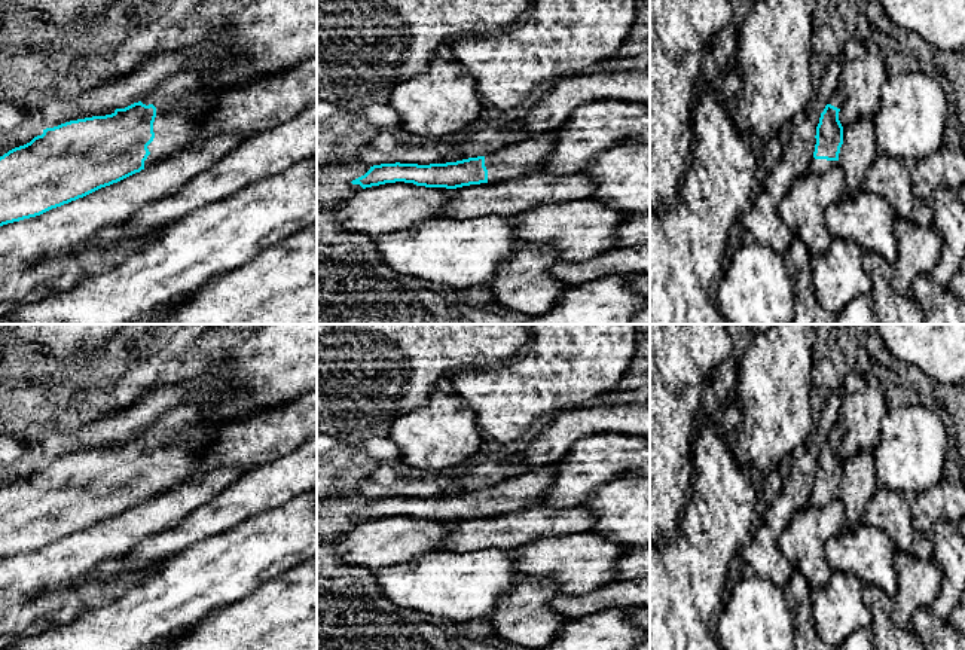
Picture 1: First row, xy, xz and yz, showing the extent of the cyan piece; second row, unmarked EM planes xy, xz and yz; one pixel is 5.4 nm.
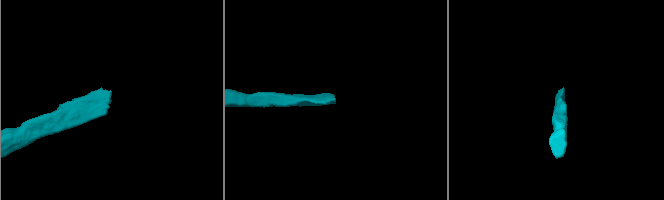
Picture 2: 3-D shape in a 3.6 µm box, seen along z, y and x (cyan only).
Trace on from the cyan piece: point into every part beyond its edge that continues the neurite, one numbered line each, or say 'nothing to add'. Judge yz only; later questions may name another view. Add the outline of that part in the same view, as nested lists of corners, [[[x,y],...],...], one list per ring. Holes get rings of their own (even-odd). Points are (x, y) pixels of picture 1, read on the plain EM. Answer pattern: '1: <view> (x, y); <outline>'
1: yz (817, 499); [[[815,492],[810,494],[809,506],[812,507],[824,507],[828,501],[837,498],[839,494],[827,494],[827,492]]]

